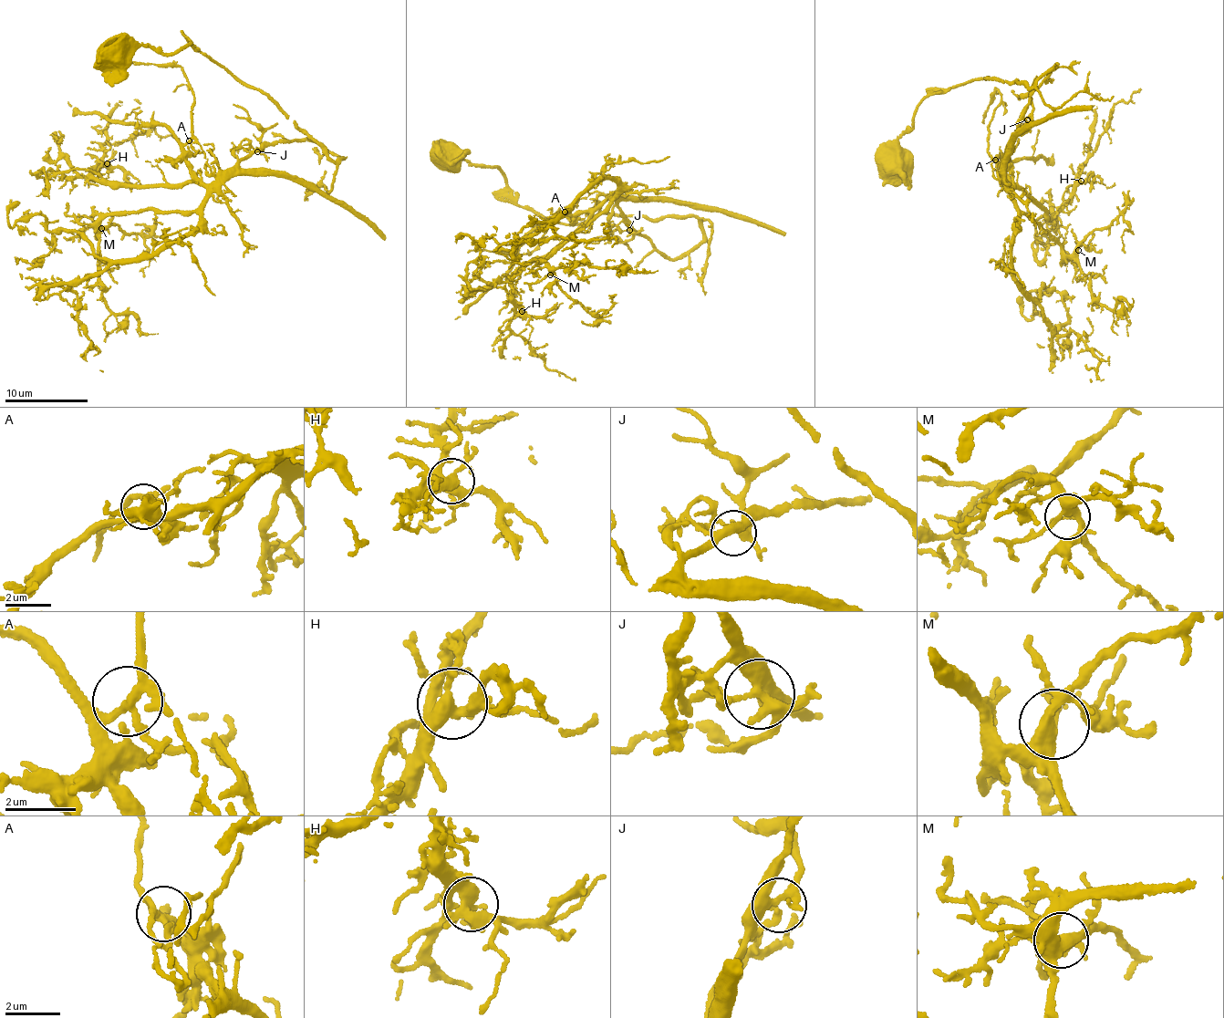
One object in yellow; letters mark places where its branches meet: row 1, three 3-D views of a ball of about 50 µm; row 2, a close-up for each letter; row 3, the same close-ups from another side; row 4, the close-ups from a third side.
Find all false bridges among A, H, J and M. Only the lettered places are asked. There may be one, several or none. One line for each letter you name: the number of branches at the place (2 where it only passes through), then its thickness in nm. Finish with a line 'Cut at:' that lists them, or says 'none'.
Cut at: none

